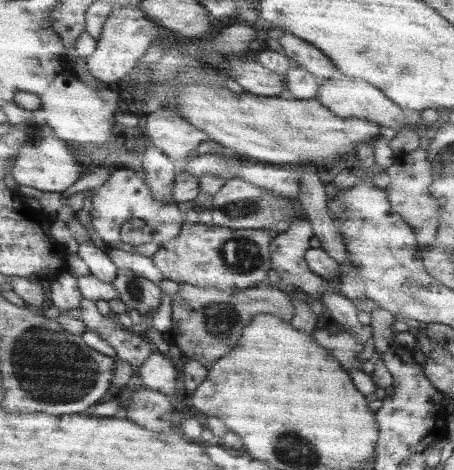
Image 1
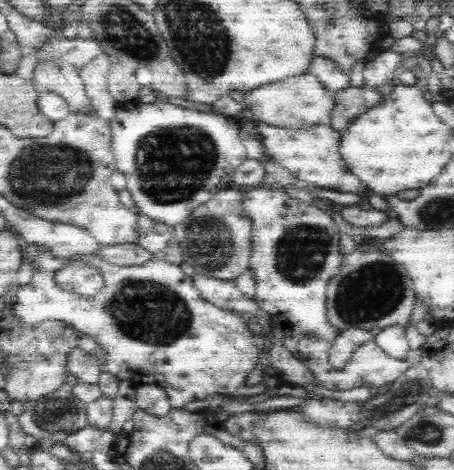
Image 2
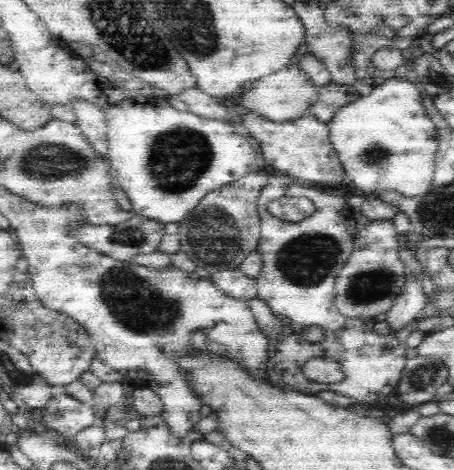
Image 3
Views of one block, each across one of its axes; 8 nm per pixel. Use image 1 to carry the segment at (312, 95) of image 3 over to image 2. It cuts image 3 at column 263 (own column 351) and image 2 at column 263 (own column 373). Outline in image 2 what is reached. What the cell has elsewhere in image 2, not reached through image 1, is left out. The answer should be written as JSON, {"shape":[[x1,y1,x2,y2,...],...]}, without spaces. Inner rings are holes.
{"shape":[[300,74,290,76,286,80,278,80,272,84,264,84,252,92,242,94,244,96,244,108,250,110,250,114,256,118,256,122,278,126,278,128,290,128,290,130,306,130,312,126,330,126,330,116,334,112,334,96,318,82,312,74]]}

